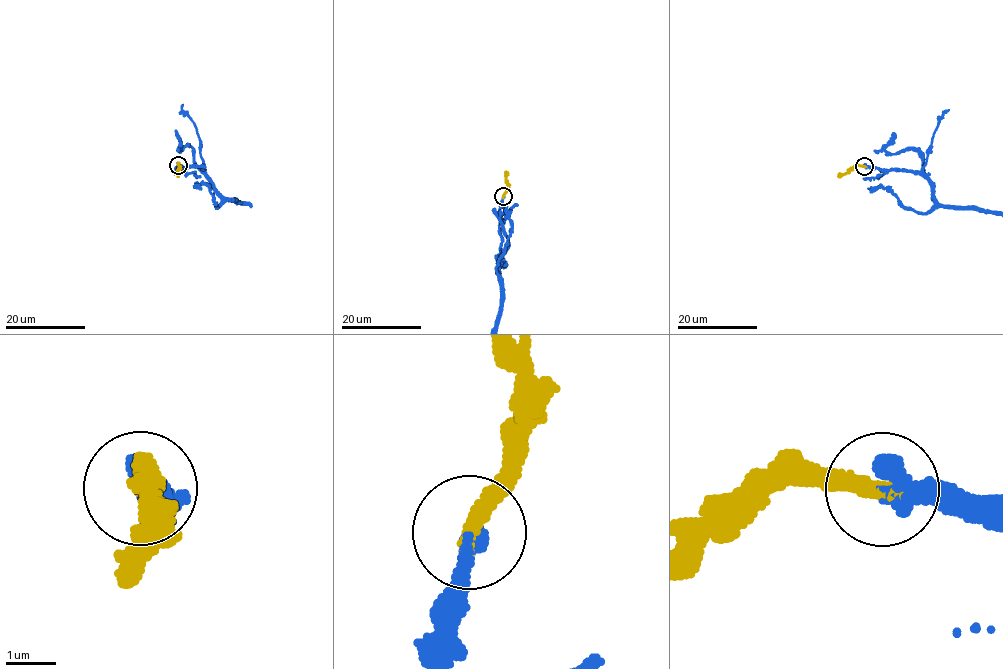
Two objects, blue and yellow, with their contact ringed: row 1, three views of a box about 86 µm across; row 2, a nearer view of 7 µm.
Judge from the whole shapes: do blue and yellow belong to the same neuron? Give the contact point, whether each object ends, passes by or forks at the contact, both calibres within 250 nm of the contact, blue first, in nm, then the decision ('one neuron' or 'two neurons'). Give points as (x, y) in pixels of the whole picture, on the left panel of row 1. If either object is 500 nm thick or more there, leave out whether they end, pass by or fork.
at (178, 165); blue ends there; yellow ends there; 460 nm thick on the blue side, 360 nm on the other; one neuron

